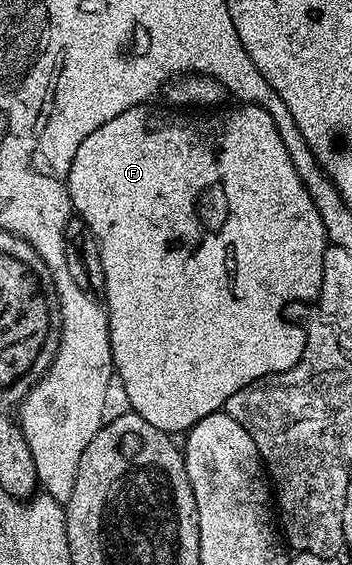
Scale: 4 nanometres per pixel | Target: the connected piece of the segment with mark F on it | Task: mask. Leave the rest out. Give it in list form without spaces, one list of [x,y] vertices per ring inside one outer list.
[[[253,103],[233,106],[237,107],[226,106],[221,109],[226,111],[201,113],[198,119],[188,119],[185,113],[172,115],[169,111],[152,111],[149,105],[131,105],[119,113],[119,117],[106,119],[95,133],[91,133],[91,137],[86,137],[71,161],[69,202],[72,210],[91,229],[103,261],[103,306],[109,317],[113,370],[127,388],[133,412],[143,417],[143,421],[151,421],[151,425],[160,431],[188,432],[190,427],[203,421],[203,417],[222,410],[225,402],[239,393],[239,389],[264,375],[283,373],[296,365],[303,357],[305,327],[284,323],[281,310],[288,303],[309,303],[312,299],[314,302],[321,293],[323,257],[327,246],[323,217],[319,217],[311,193],[307,193],[299,173],[295,173],[291,153],[287,153],[287,145],[283,145],[283,137],[279,137],[271,113]]]

